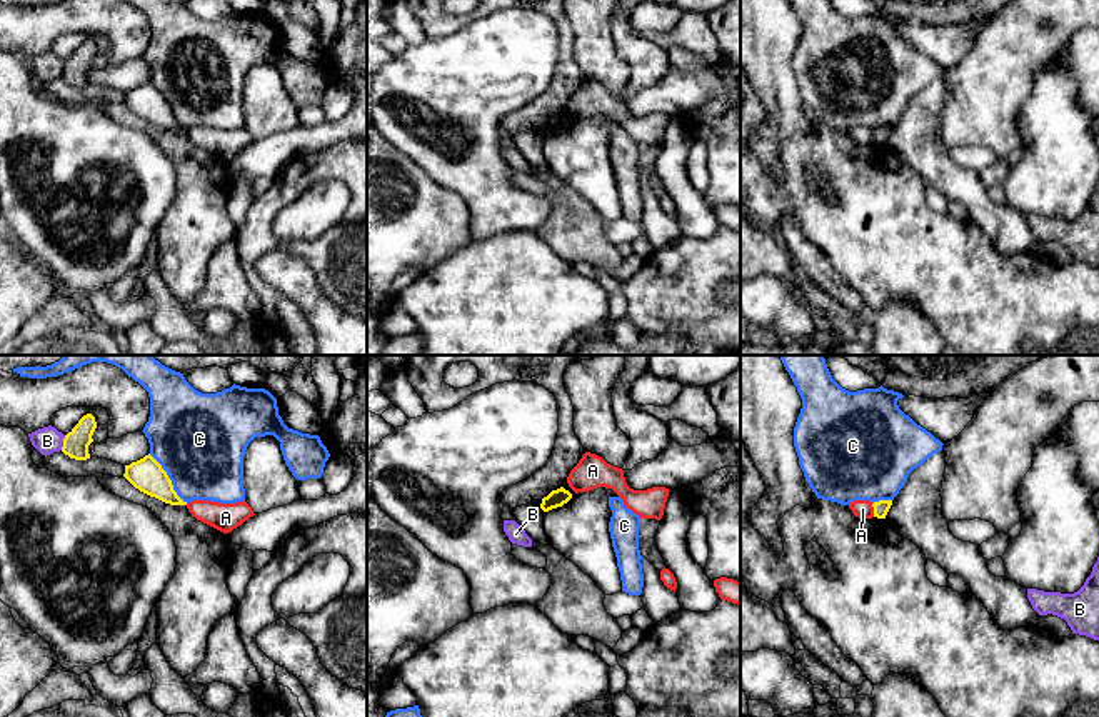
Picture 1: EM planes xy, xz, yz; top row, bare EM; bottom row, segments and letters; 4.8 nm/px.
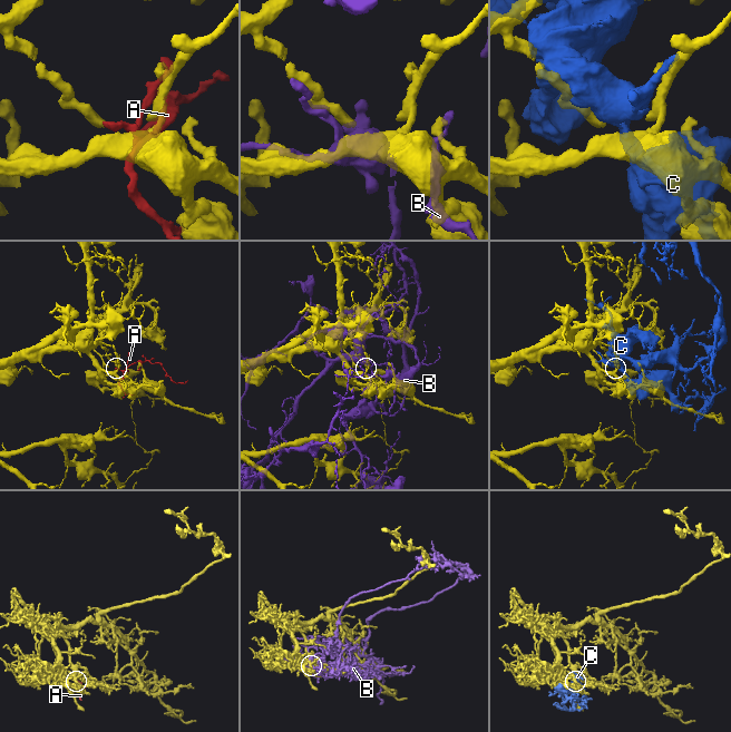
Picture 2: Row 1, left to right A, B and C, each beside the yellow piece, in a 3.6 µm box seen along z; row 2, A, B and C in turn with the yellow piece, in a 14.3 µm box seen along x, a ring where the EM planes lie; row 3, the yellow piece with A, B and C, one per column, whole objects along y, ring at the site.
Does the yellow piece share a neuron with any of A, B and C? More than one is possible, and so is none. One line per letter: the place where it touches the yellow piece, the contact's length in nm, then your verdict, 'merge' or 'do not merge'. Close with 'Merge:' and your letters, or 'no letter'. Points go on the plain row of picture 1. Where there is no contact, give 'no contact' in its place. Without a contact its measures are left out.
A: contact yz (874, 137); length 70 nm; do not merge
B: contact xy (64, 69); length 80 nm; do not merge
C: contact xy (169, 105); length 300 nm; do not merge
Merge: no letter

